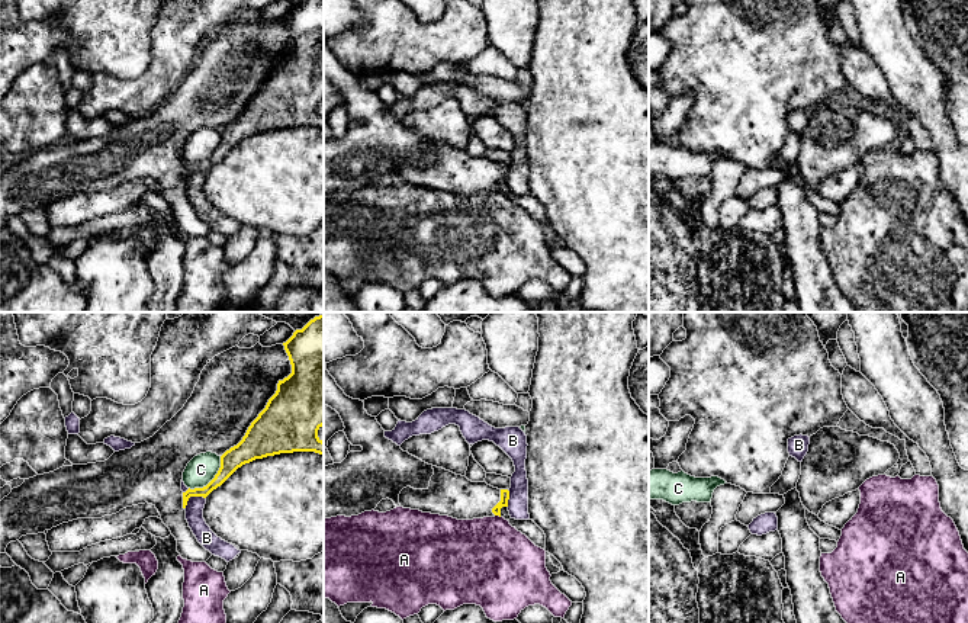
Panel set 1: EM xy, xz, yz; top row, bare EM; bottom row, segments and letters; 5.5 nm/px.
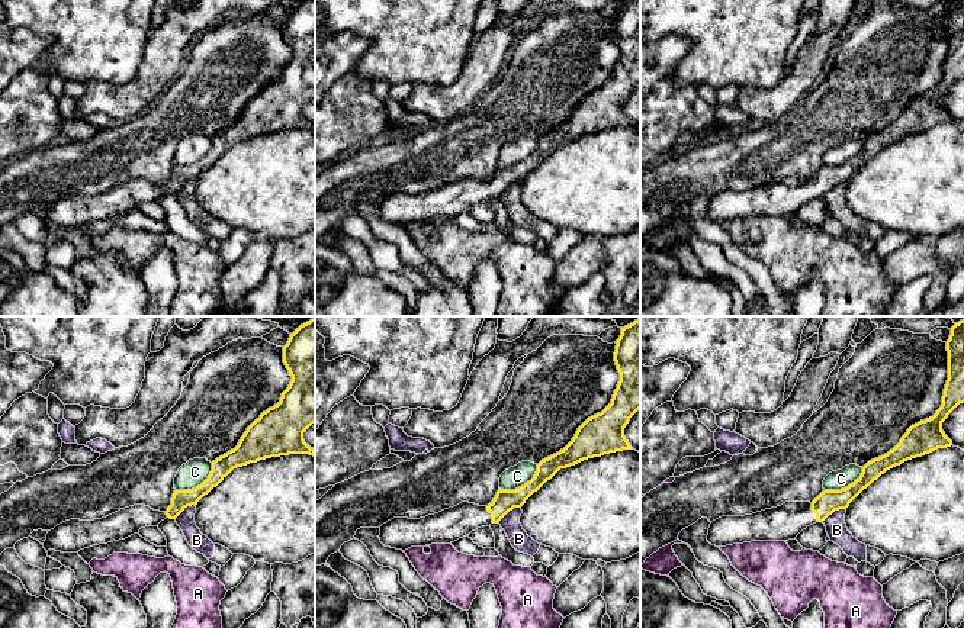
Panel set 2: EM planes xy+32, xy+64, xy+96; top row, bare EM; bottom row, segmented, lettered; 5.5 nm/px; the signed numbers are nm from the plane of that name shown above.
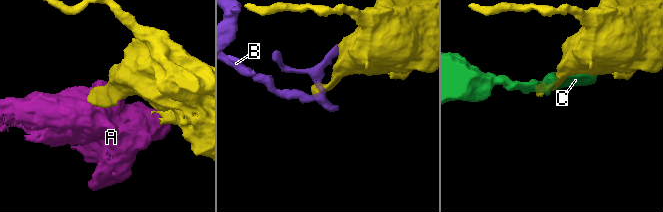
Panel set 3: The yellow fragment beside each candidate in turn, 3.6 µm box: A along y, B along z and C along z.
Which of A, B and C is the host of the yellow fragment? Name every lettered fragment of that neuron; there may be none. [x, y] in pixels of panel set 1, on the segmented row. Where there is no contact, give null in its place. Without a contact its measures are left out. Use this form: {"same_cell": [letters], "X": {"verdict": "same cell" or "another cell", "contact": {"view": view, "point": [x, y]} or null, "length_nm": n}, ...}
{"same_cell": [], "A": {"verdict": "another cell", "contact": {"view": "xz", "point": [498, 514]}, "length_nm": 40}, "B": {"verdict": "another cell", "contact": {"view": "xy", "point": [192, 495]}, "length_nm": 140}, "C": {"verdict": "another cell", "contact": {"view": "xy", "point": [214, 478]}, "length_nm": 260}}

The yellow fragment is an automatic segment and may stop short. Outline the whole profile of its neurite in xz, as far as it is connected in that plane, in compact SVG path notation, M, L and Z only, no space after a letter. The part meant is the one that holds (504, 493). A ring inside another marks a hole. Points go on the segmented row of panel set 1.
M432 466L432 469L434 475L427 489L406 486L401 491L401 507L457 520L501 517L501 508L508 507L508 489L472 482L443 468Z

